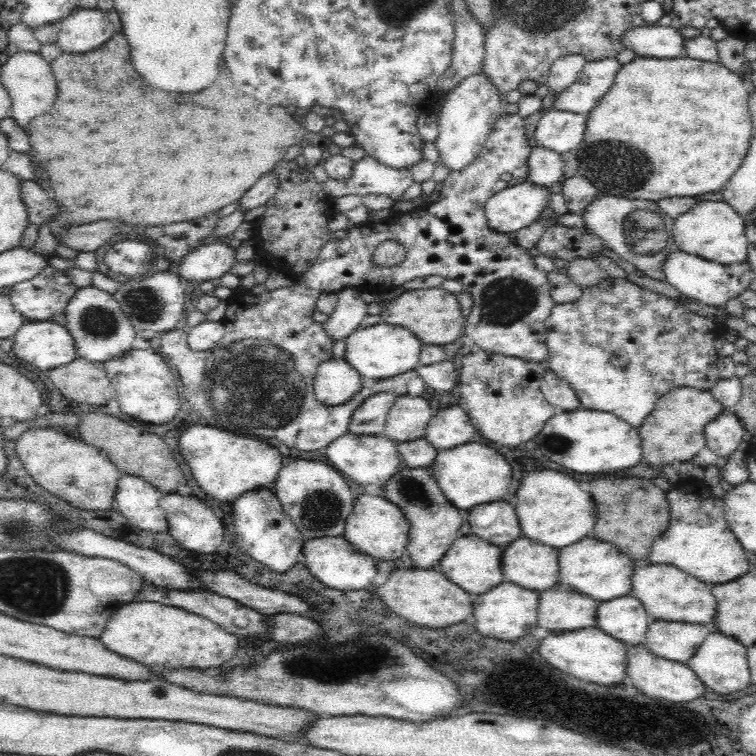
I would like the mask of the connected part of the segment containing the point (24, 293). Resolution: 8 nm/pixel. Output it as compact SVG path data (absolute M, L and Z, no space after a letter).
M52 266L46 267L37 277L31 281L24 281L14 284L12 292L8 296L13 302L14 308L26 316L28 320L48 320L52 316L62 317L64 308L72 298L77 287L72 284L64 270L56 269Z

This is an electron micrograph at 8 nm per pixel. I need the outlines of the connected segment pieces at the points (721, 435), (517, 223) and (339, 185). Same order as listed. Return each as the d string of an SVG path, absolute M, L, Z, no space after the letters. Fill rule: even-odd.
M723 411L705 426L705 441L717 456L729 456L742 442L744 432L746 429L738 416Z
M529 180L501 190L487 202L485 215L492 230L512 234L530 226L548 207L552 189Z
M366 154L355 162L350 178L334 180L328 177L321 185L323 191L332 198L348 194L375 194L390 196L392 200L398 201L413 182L410 169L390 168Z

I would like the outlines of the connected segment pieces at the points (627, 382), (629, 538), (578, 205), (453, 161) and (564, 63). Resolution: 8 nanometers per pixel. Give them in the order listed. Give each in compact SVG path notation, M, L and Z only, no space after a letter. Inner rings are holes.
M608 277L601 280L596 285L583 288L583 295L576 302L562 303L553 306L550 317L545 322L547 331L546 347L548 348L548 370L557 374L570 384L572 391L576 393L580 401L581 408L615 414L618 418L621 418L634 428L638 428L642 422L644 422L648 414L654 410L659 398L663 394L670 392L670 390L676 388L692 388L704 392L711 391L721 380L717 367L717 361L721 356L714 350L714 340L718 336L724 335L726 327L721 326L721 324L716 324L708 318L702 318L702 316L699 316L697 313L684 312L684 314L678 314L676 301L677 299L671 299L670 297L656 293L646 286L636 285L636 283L628 281L627 278Z
M602 478L602 480L594 480L590 488L592 488L590 494L596 502L596 512L598 512L594 536L604 542L616 544L618 550L622 550L630 558L646 560L650 554L650 548L646 546L652 546L652 540L664 534L670 522L668 502L664 498L666 492L656 488L652 482L644 482L636 478L626 478L626 480L624 478ZM624 486L626 490L632 490L632 492L624 492ZM636 532L638 532L638 544L636 544Z
M579 172L563 181L558 189L566 199L568 213L577 214L582 218L585 215L585 210L599 194L596 187Z
M484 73L465 78L454 90L445 95L446 100L439 105L438 134L434 145L438 149L438 162L456 172L475 161L484 148L492 127L504 111L504 102L500 101L496 87L488 81Z
M566 55L561 56L551 64L546 86L555 100L565 88L568 88L575 81L586 63L586 59L580 55Z

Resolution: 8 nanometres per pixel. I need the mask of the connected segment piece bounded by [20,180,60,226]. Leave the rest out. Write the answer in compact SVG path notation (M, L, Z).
M32 180L20 182L20 200L26 205L26 212L30 224L42 224L48 222L52 214L58 214L60 210L54 206L54 202L46 196L46 192Z

